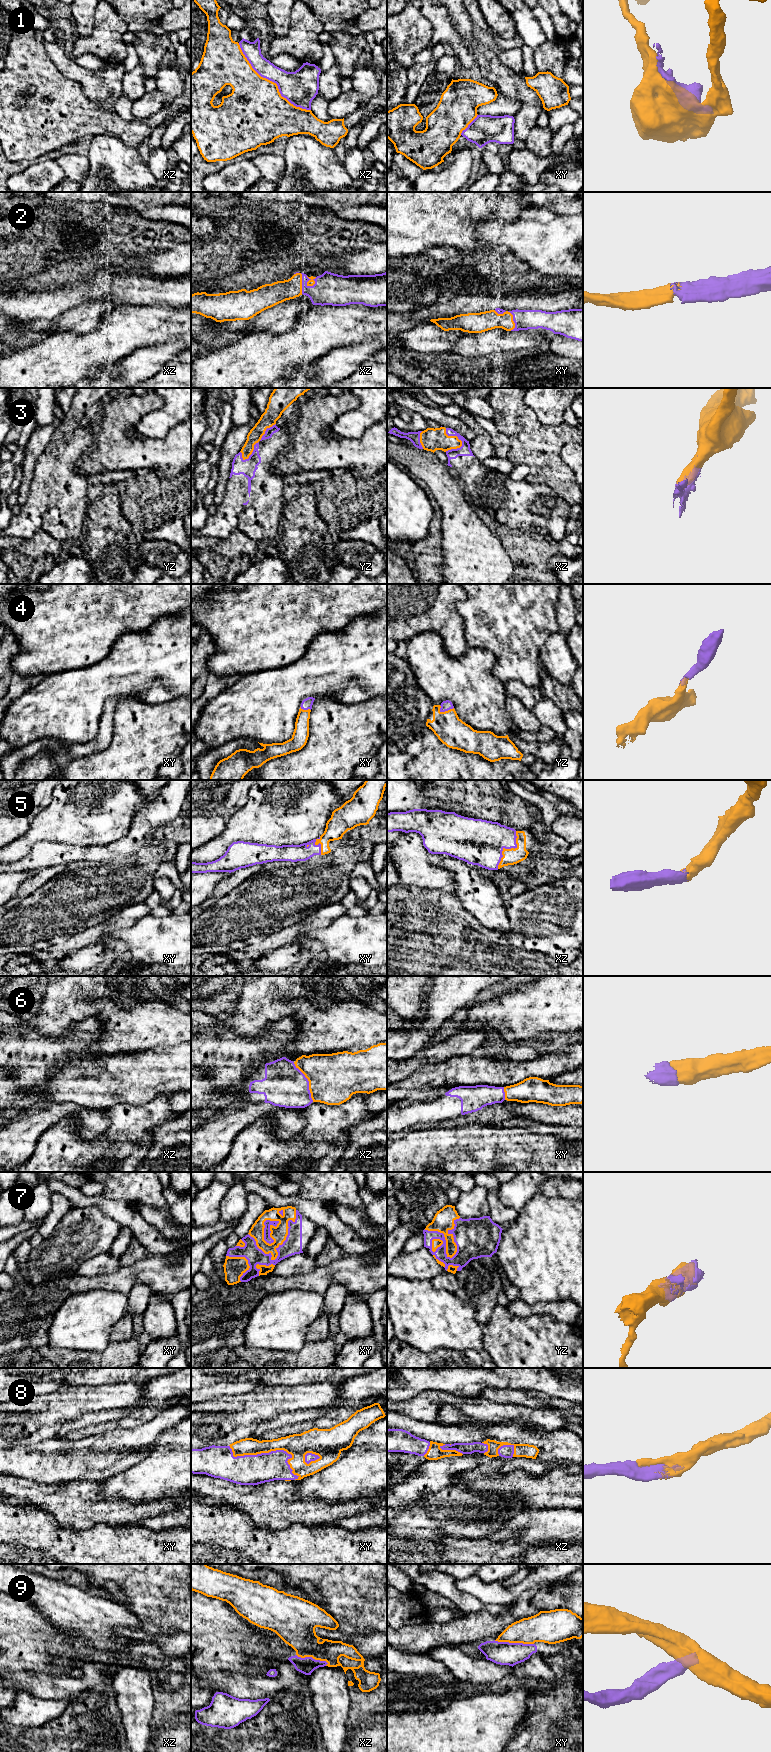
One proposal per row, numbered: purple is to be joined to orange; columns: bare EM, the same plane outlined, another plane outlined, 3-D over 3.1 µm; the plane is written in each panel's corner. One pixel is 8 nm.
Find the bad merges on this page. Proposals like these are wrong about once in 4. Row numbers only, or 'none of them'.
1, 9

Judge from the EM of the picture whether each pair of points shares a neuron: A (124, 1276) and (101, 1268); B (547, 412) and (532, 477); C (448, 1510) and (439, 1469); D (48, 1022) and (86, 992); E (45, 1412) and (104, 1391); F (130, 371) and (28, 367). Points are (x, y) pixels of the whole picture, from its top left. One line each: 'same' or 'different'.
A: different
B: different
C: different
D: same
E: same
F: different

